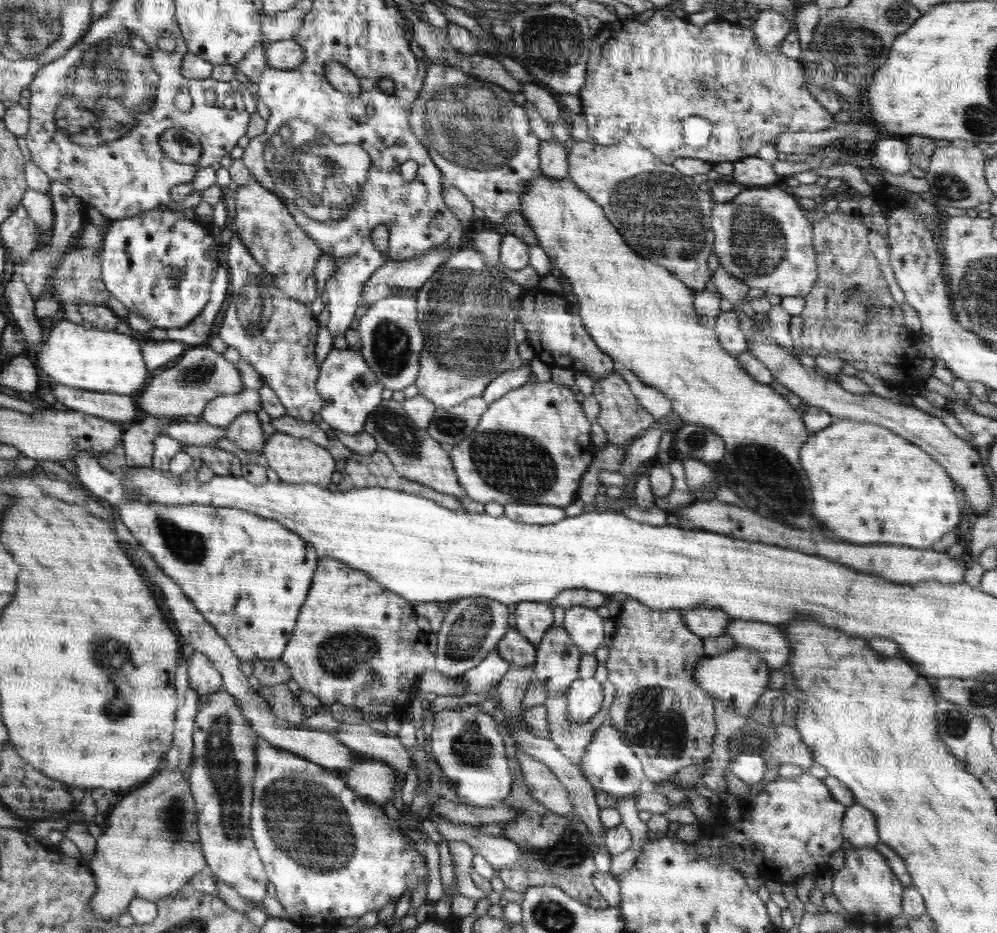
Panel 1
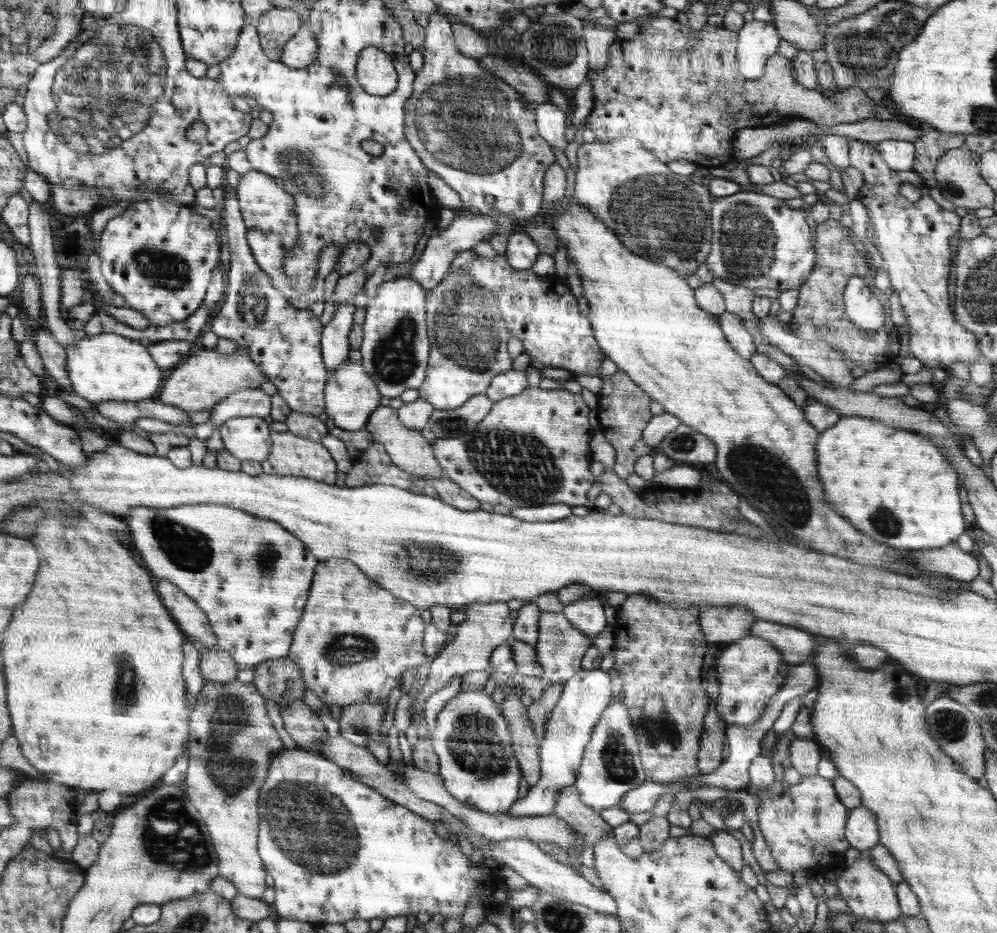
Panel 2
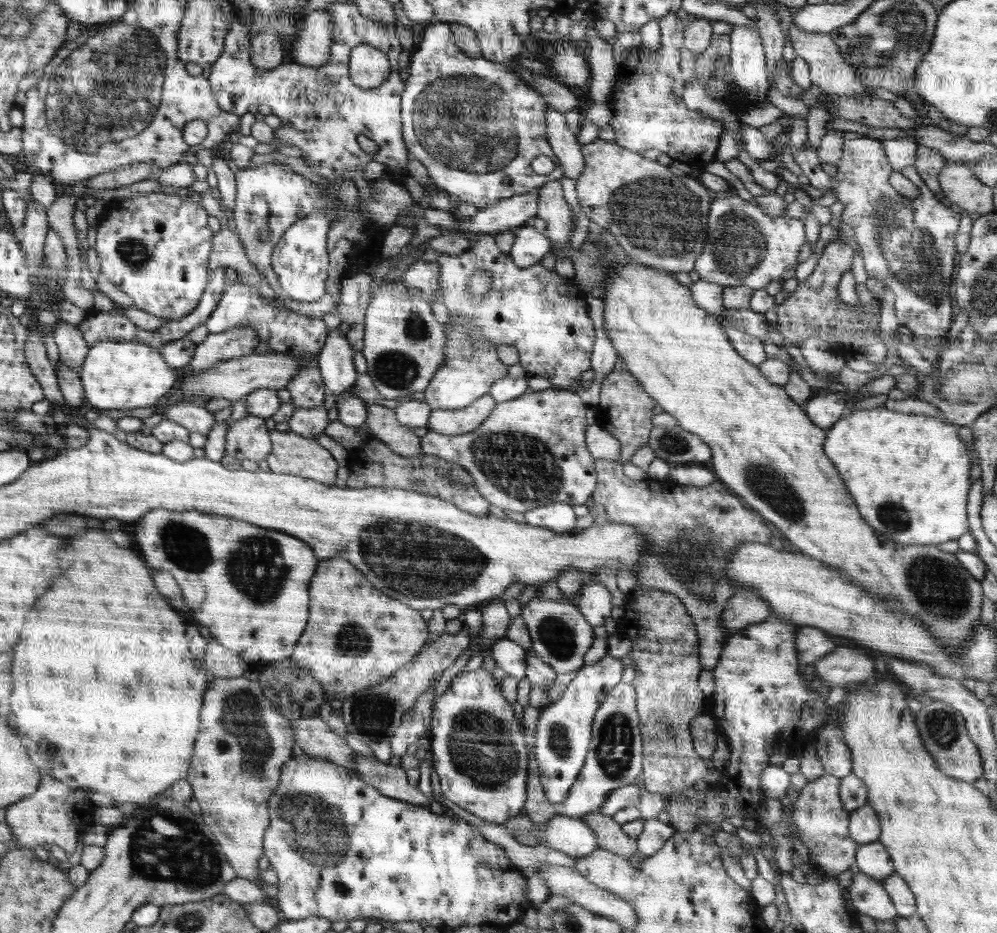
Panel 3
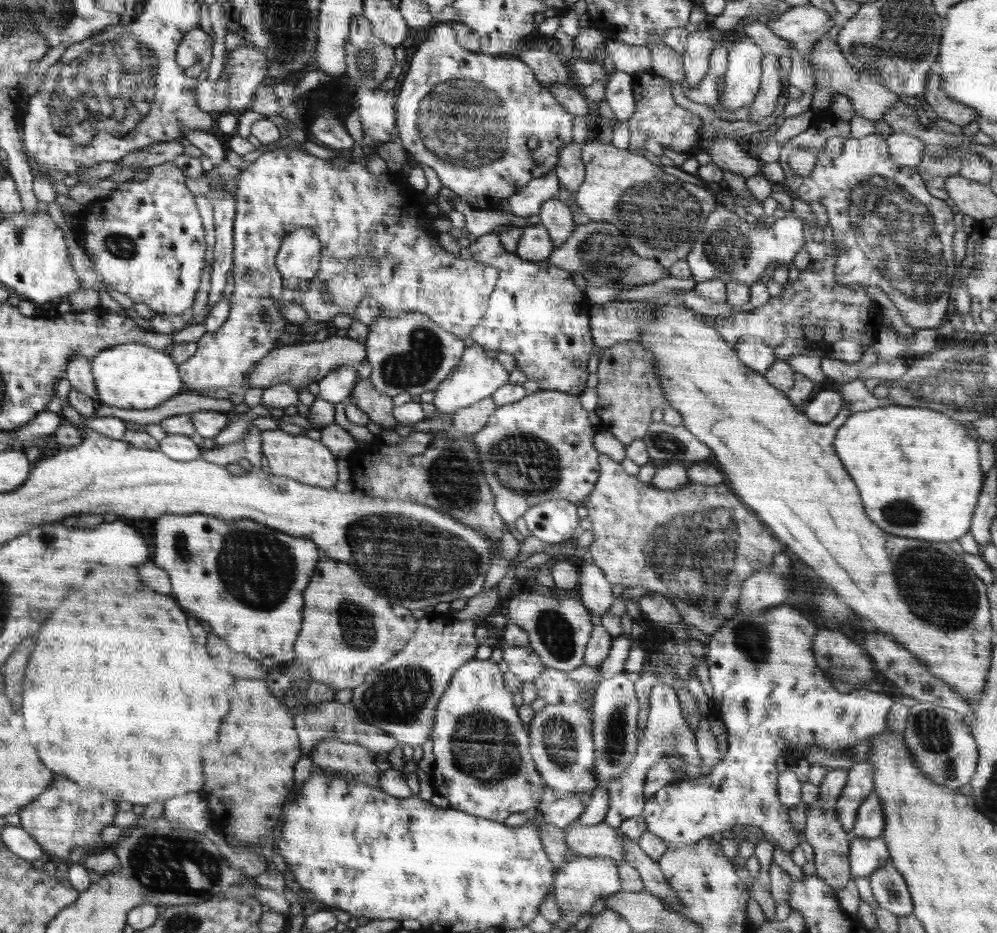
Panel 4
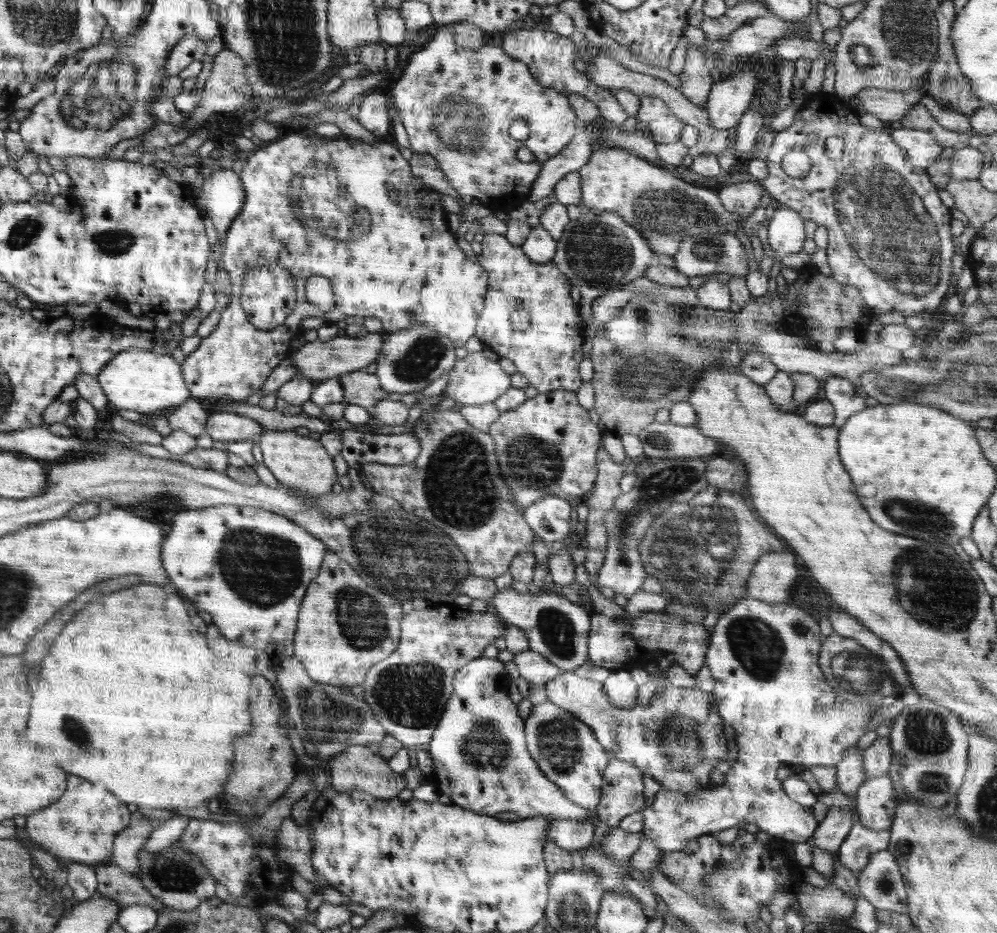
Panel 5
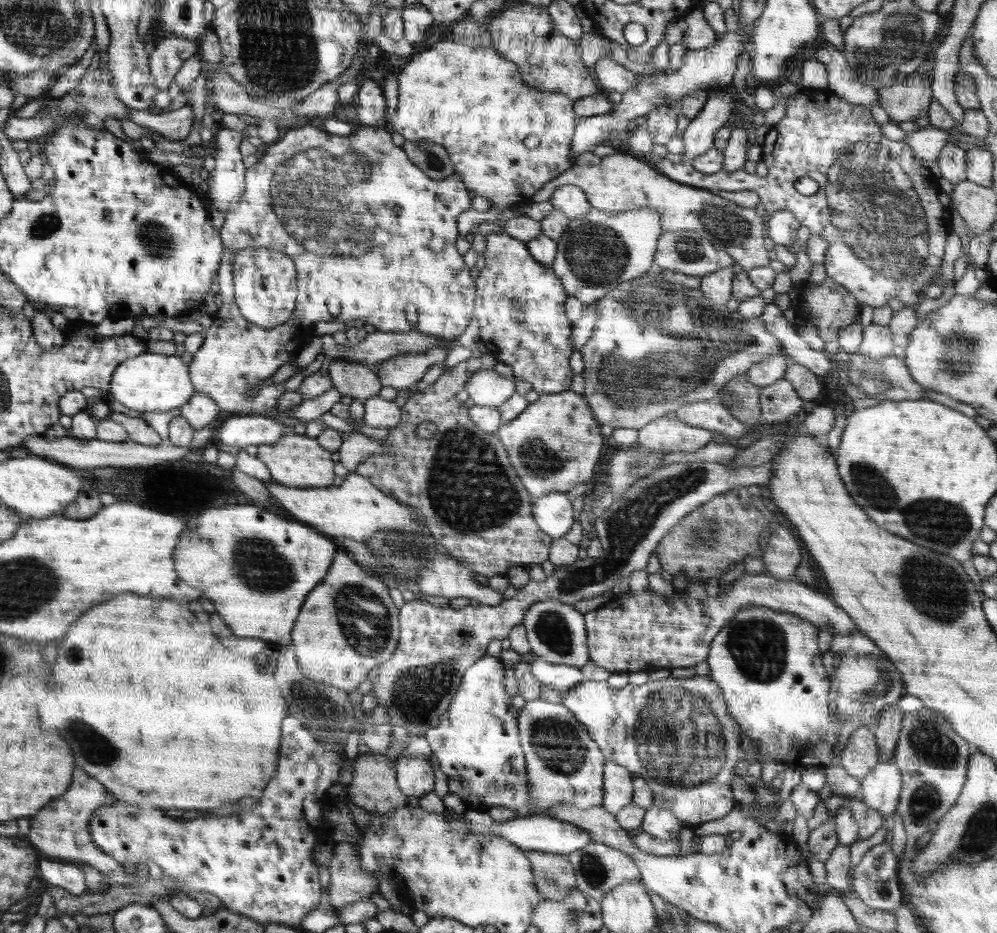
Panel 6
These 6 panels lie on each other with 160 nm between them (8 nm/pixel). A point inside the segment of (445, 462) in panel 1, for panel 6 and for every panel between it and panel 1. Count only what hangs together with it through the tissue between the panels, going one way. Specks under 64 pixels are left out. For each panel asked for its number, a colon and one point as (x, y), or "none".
2: (408, 448)
3: (383, 422)
4: (378, 406)
5: (362, 388)
6: (353, 378)

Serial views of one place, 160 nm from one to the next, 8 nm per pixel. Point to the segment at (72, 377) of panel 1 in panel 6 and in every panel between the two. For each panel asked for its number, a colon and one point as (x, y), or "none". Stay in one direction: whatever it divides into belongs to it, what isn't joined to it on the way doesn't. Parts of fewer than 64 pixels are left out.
2: (107, 366)
3: (116, 375)
4: (133, 376)
5: (144, 381)
6: (149, 382)

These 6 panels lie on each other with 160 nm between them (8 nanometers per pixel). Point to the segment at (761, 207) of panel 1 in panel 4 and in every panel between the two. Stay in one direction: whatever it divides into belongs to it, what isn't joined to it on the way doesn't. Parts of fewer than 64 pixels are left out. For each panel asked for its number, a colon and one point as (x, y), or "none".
2: (758, 242)
3: (744, 246)
4: (729, 249)

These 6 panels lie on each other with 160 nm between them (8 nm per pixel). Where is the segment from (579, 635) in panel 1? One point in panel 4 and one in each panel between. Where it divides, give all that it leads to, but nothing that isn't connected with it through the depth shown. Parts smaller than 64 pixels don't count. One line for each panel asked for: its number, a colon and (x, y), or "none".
2: (587, 615)
3: (593, 602)
4: (595, 592)

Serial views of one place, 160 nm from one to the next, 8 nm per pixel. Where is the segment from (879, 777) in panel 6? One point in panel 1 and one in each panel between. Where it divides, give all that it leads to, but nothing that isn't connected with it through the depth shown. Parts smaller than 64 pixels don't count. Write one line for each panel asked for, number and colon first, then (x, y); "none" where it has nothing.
1: (858, 827)
2: (861, 832)
3: (864, 826)
4: (870, 821)
5: (875, 800)

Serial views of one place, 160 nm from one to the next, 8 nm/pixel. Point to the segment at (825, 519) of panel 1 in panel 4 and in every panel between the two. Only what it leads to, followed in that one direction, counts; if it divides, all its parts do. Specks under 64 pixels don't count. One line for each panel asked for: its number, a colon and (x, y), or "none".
2: (889, 483)
3: (893, 463)
4: (917, 470)

